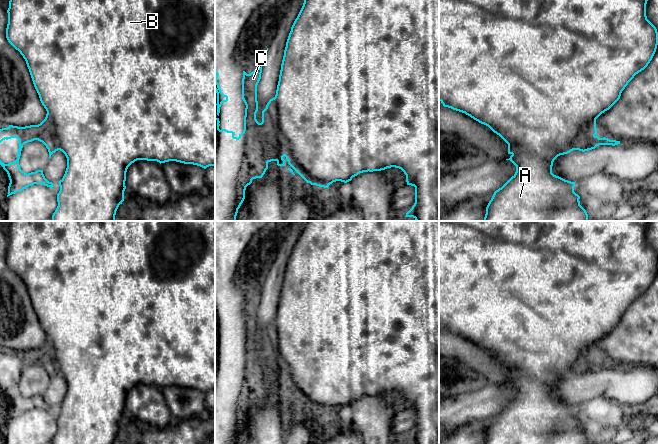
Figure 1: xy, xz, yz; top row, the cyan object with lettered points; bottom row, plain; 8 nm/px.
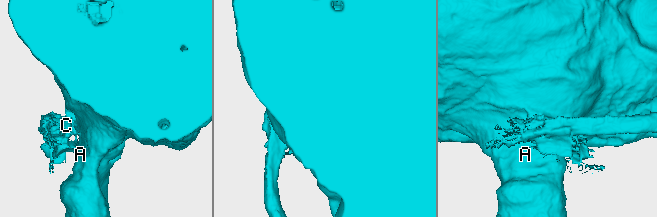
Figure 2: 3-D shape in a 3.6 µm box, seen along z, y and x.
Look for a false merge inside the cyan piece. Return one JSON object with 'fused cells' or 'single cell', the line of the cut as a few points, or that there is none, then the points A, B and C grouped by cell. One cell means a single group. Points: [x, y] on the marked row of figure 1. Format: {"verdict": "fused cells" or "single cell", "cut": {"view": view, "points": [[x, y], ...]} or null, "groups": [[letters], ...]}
{"verdict": "fused cells", "cut": {"view": "xz", "points": [[275, 95], [278, 126], [289, 142], [284, 155]]}, "groups": [["A", "B"], ["C"]]}

